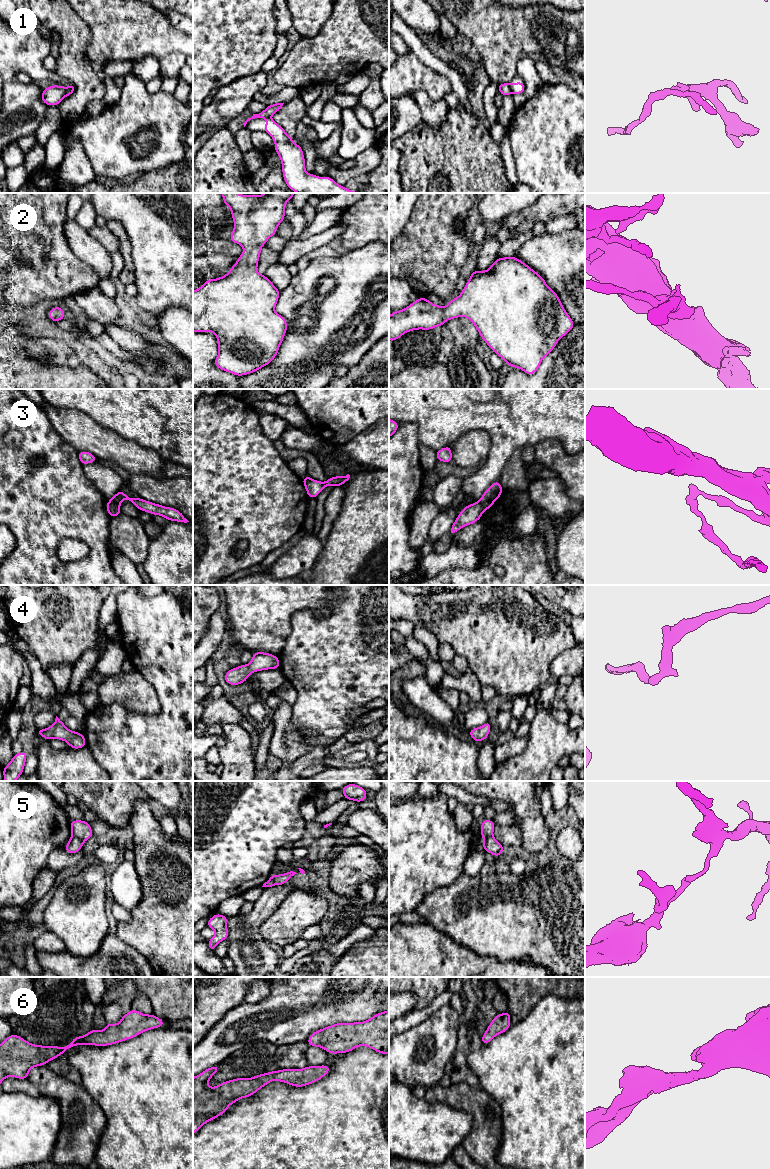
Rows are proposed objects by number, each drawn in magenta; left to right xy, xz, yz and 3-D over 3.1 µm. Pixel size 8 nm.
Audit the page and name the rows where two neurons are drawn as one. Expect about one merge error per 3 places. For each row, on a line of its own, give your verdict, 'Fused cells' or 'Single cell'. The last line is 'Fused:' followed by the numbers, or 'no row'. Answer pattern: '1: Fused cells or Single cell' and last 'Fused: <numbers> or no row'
1: Fused cells
2: Single cell
3: Fused cells
4: Single cell
5: Fused cells
6: Single cell
Fused: 1, 3, 5

